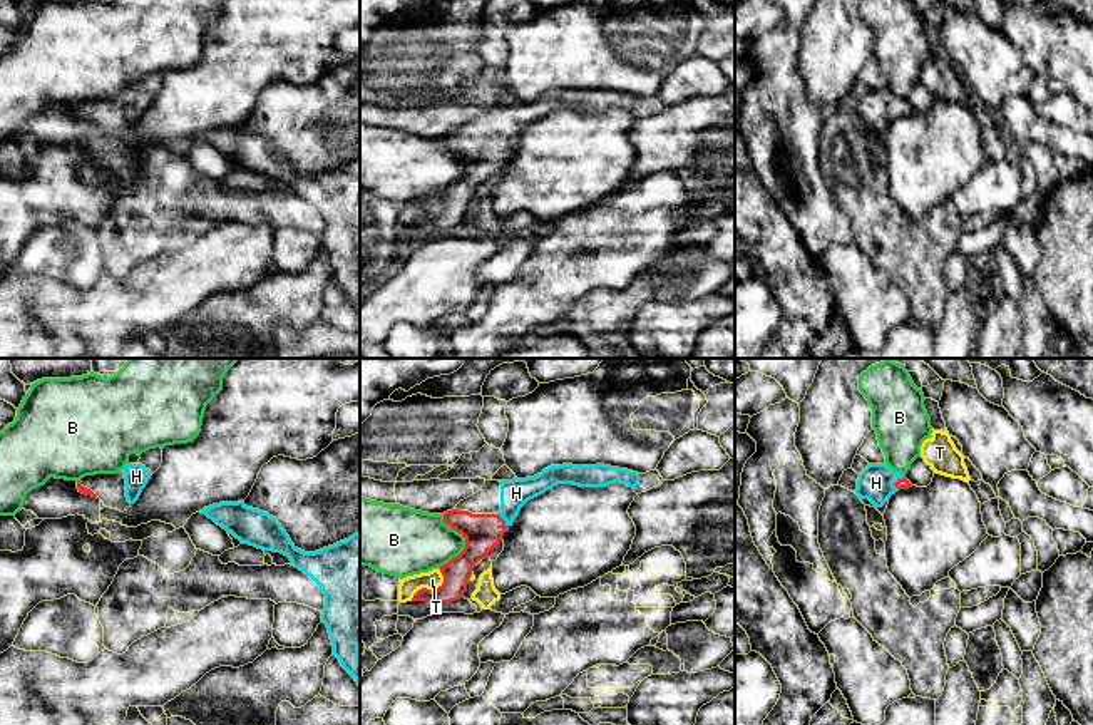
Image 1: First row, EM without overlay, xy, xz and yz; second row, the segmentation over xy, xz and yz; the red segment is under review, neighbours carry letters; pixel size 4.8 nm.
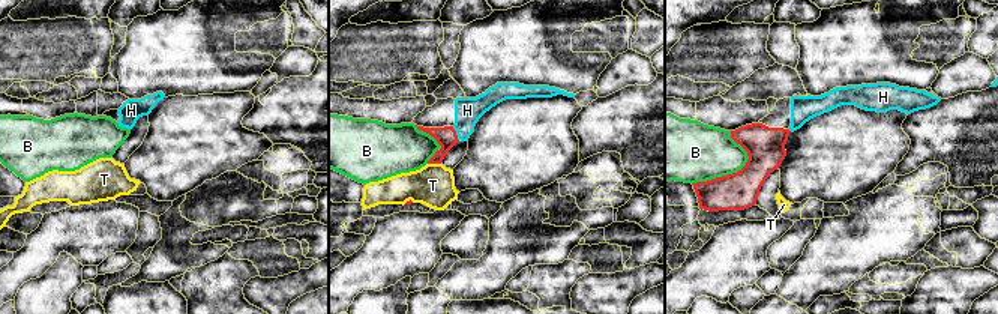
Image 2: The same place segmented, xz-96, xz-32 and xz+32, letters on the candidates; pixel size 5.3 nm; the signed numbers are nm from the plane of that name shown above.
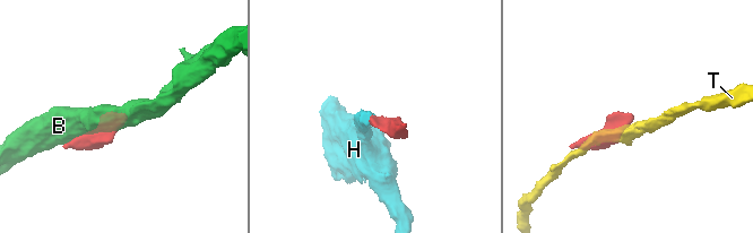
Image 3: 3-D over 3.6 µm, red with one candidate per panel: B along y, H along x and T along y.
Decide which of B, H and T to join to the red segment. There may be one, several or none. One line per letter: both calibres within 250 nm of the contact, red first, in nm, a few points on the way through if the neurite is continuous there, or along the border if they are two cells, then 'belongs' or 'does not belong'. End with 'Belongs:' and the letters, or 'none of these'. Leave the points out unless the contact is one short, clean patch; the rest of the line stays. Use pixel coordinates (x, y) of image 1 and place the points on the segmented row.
B: 180 nm thick on the red side, 300 nm on the other; does not belong
H: 180 nm thick on the red side, 140 nm on the other; runs through xz (482, 533), (504, 521), (516, 493); belongs
T: 140 nm thick on the red side, 90 nm on the other; border along xz (439, 568), (442, 581), (432, 590), (420, 588), (410, 600); does not belong
Belongs: H

